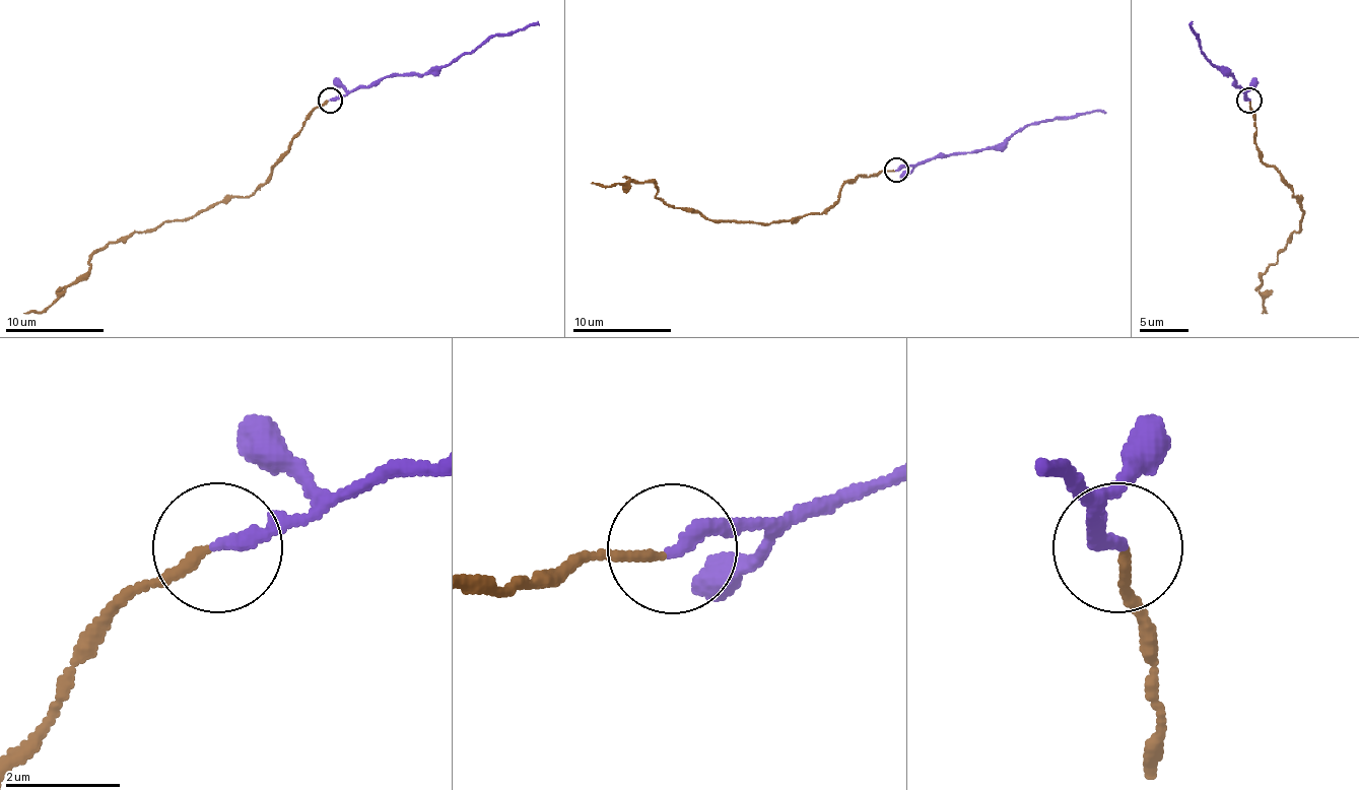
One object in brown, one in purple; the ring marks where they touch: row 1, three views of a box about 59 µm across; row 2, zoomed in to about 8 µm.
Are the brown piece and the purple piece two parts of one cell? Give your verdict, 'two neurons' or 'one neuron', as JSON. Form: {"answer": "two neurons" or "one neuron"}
{"answer": "two neurons"}

